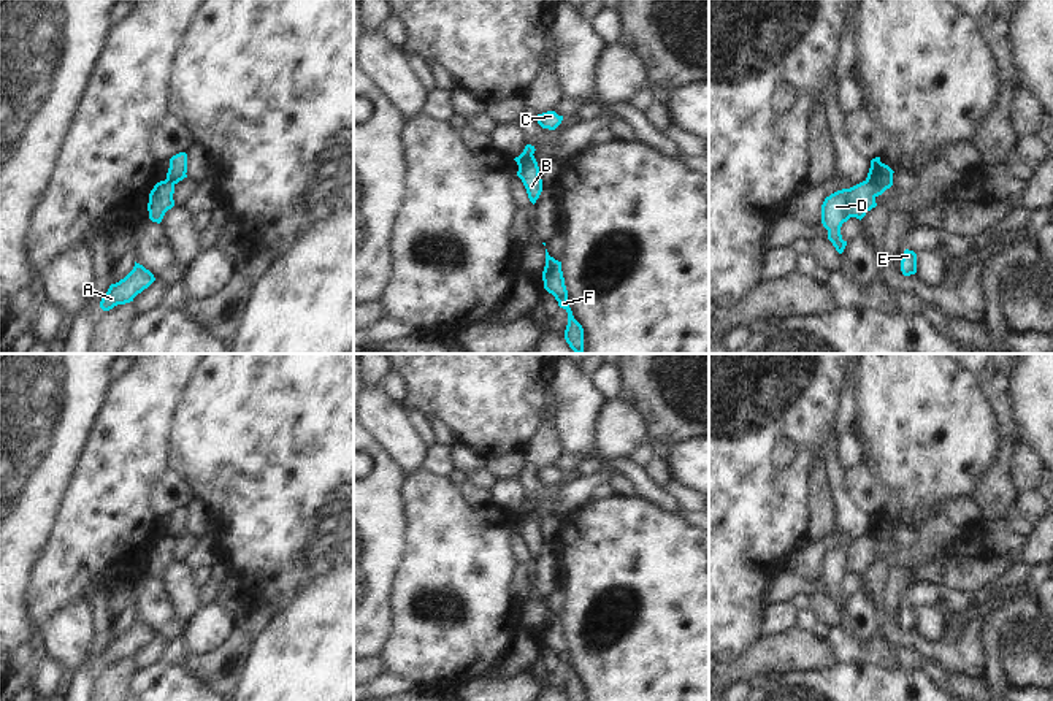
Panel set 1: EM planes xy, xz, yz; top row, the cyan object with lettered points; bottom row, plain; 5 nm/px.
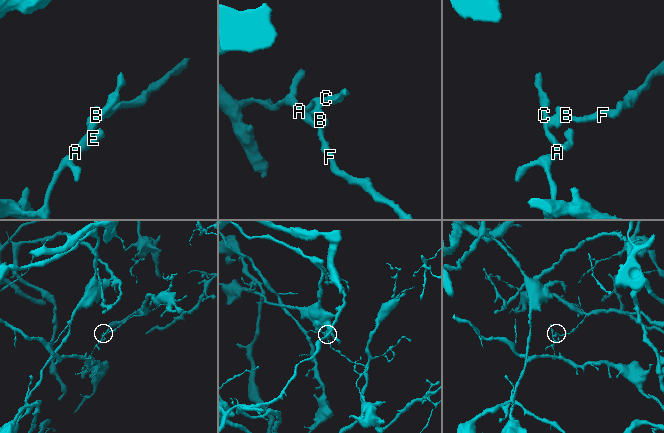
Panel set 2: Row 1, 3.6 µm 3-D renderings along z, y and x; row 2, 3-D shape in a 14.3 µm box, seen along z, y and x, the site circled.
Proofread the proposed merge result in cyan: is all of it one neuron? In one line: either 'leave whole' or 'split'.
split

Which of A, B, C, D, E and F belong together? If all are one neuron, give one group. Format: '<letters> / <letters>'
A C D E / B F

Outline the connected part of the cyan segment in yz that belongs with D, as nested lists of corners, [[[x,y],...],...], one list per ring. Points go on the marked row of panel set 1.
[[[863,181],[850,189],[842,189],[825,198],[821,205],[821,224],[828,230],[828,239],[839,254],[847,241],[842,239],[840,227],[850,217],[863,219],[877,206],[875,198],[885,190],[872,181]]]

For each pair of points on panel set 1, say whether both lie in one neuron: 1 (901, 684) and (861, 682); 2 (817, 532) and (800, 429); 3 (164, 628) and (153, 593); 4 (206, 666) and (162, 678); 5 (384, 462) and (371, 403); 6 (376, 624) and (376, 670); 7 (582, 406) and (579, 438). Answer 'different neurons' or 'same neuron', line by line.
1: same neuron
2: different neurons
3: same neuron
4: different neurons
5: different neurons
6: different neurons
7: same neuron

